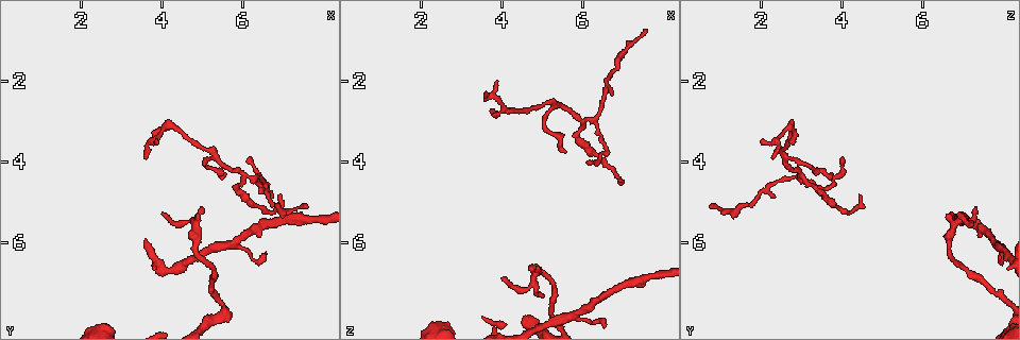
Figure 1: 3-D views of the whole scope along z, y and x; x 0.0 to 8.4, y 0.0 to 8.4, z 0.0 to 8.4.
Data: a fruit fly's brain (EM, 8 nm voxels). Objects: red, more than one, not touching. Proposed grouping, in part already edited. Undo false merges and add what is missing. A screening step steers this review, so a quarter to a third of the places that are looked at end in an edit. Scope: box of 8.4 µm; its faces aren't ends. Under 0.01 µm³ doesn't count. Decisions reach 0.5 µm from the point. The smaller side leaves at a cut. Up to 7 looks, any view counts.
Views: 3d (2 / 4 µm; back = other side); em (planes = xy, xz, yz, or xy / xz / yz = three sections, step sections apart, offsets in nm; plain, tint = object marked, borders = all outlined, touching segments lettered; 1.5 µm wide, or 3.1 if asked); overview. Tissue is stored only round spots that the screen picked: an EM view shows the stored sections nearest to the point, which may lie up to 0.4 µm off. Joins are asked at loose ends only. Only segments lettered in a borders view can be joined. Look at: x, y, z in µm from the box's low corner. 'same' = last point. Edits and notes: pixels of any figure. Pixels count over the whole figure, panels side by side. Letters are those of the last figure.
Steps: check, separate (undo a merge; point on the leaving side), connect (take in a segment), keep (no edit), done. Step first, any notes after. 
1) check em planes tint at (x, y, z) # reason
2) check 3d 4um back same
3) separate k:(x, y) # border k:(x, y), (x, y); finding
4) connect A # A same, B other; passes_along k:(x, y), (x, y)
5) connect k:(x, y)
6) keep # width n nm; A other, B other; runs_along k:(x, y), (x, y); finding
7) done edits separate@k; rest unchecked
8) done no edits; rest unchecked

check em planes tint at (4.80, 5.45, 7.00) # sharp bend

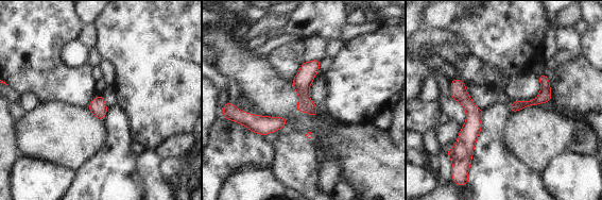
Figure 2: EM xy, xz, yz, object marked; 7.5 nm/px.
check em planes borders same

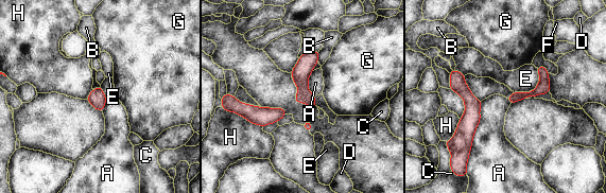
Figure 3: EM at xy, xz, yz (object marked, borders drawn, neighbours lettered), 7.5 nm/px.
keep # A other, B other, C other, D other, E other, F other, G other, H other; runs_along 3:(315, 53), (302, 69), (312, 104); one cell here

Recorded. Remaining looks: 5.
check 3d 4um at (6.95, 4.80, 4.50) # free end

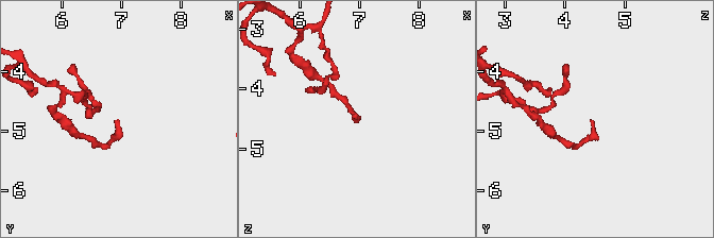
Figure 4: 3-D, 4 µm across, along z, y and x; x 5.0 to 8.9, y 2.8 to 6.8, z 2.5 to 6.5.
check em xz step 4 tint at (6.90, 4.85, 4.45)

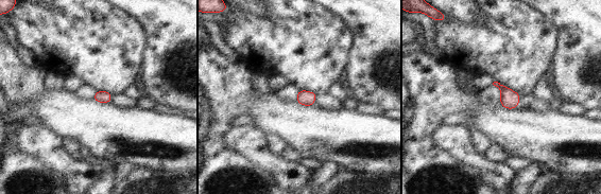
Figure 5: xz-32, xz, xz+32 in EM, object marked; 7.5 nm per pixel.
check em xz step 4 borders same

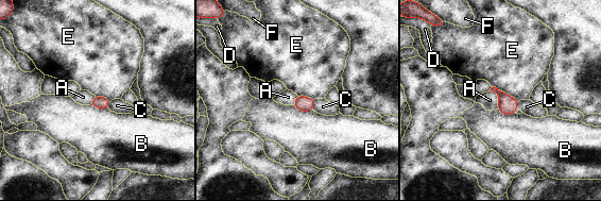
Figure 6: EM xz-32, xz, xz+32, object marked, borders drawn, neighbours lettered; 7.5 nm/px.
keep # longest_contact E 240 nm; A other, B other, C other, D other, E other, F other; no lettered segment goes on from it

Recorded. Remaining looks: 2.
done no edits; rest unchecked

